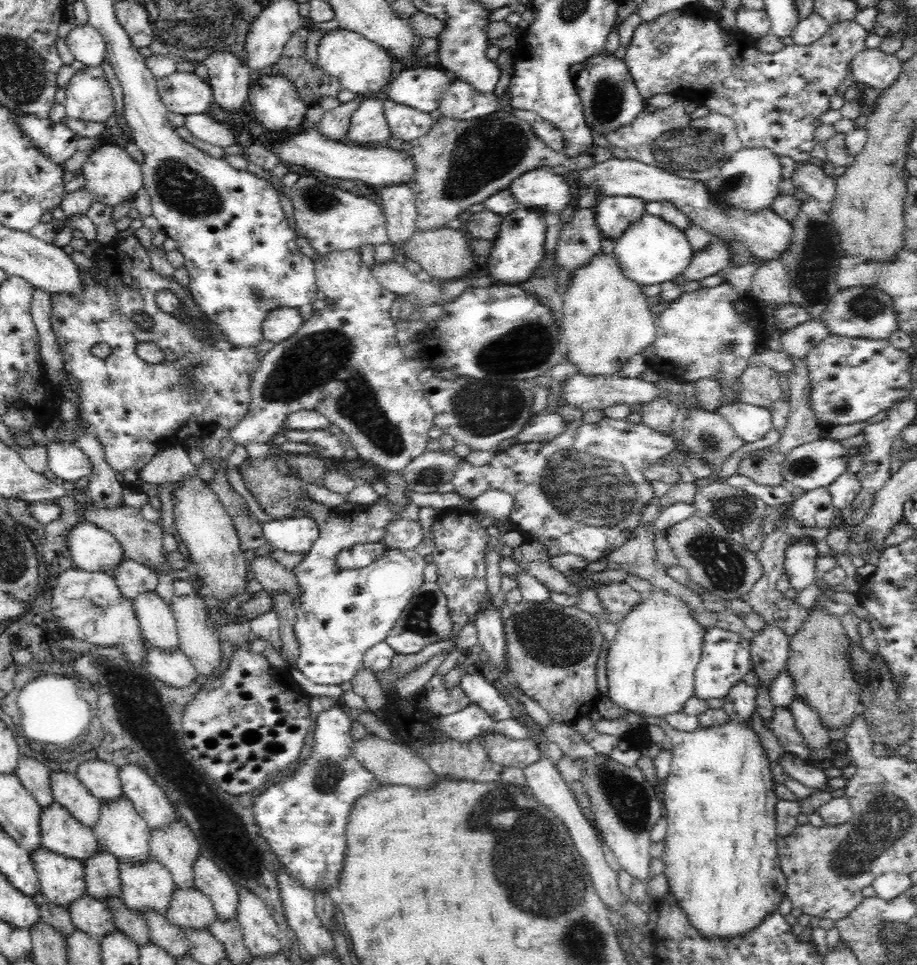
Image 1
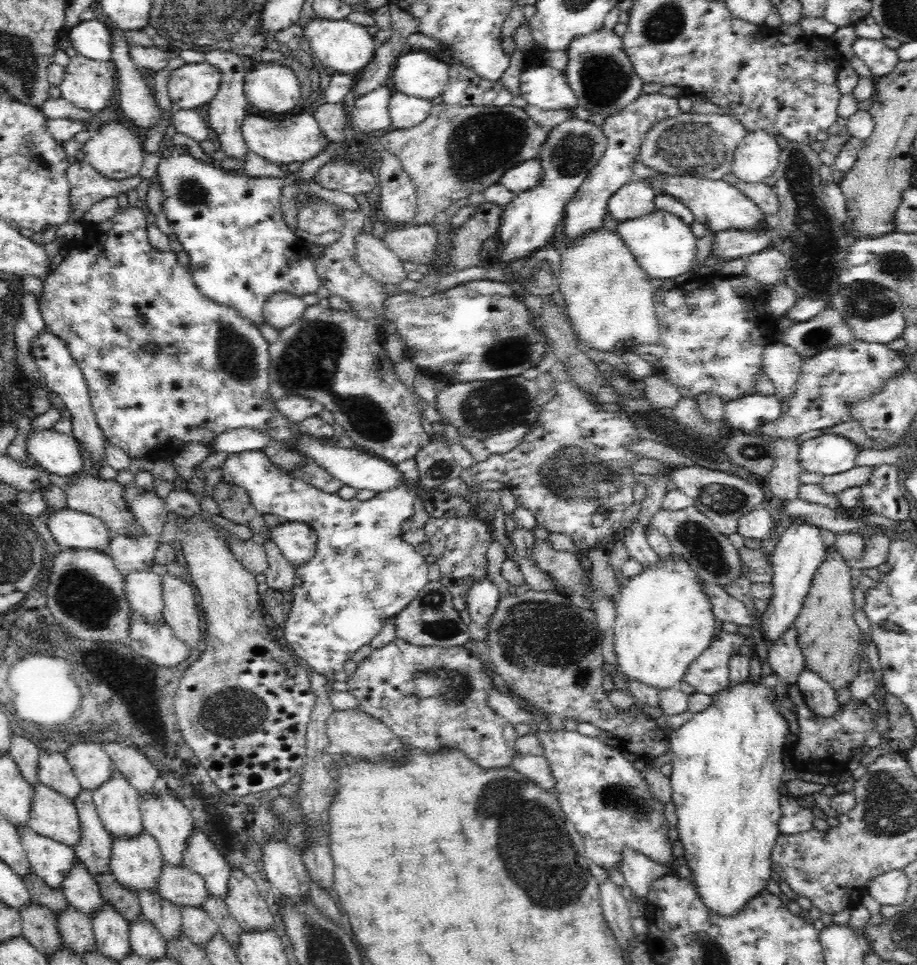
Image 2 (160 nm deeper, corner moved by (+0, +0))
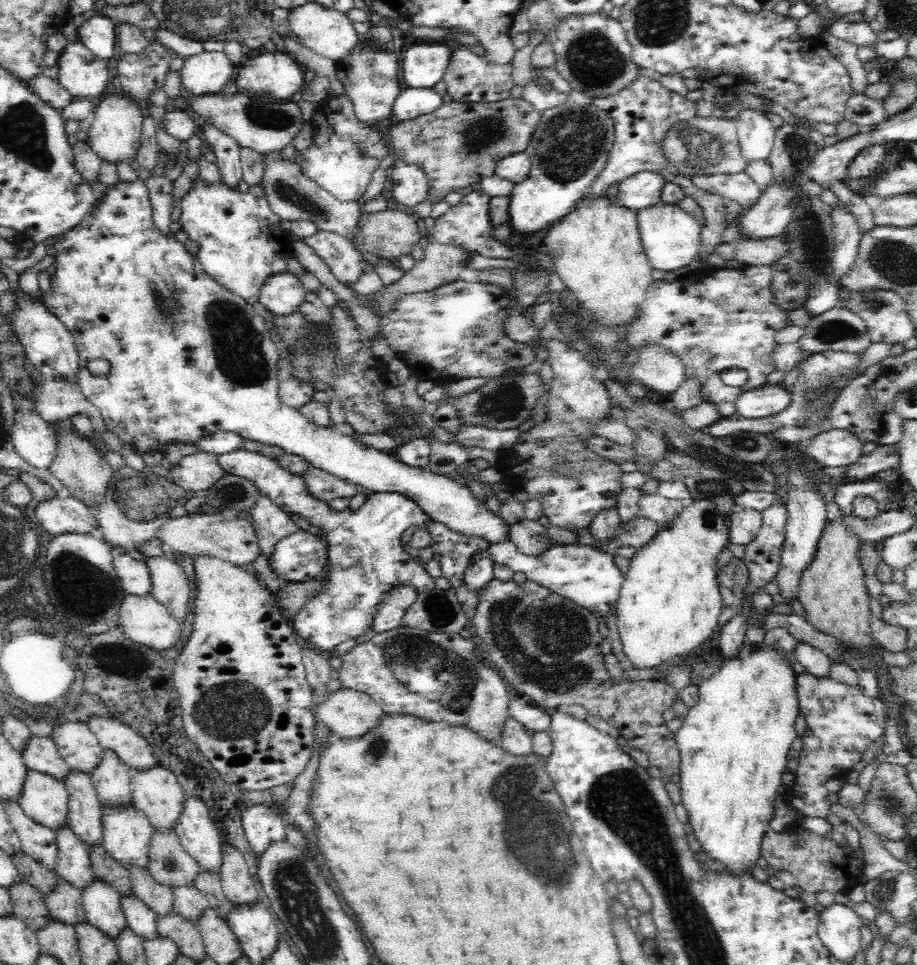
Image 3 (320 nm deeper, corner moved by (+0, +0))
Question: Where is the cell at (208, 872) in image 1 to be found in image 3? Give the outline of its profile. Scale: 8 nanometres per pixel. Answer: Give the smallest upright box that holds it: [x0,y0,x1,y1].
[174,796,223,873]

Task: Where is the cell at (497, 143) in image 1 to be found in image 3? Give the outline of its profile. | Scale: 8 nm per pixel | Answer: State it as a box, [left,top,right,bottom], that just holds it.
[390,98,541,202]

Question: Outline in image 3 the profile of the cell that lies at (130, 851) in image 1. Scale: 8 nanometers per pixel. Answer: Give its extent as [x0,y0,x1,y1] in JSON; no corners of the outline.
[91,749,133,808]

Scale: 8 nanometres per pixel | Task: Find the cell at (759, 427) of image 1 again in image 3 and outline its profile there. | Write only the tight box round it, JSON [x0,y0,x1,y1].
[735,383,791,419]

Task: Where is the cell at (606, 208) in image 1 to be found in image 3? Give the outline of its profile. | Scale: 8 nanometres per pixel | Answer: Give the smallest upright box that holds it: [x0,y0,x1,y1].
[617,171,666,211]

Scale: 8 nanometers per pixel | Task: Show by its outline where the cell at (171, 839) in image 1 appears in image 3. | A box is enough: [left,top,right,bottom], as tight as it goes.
[131,763,186,834]

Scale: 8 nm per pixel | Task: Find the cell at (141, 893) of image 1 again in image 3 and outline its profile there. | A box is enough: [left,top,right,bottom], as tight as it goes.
[102,802,152,867]

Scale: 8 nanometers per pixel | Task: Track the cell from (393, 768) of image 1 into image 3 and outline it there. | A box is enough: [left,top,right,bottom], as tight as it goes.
[317,687,385,740]

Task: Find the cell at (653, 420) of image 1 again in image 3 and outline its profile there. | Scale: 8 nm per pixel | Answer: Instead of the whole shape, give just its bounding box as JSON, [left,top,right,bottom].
[630,344,685,397]

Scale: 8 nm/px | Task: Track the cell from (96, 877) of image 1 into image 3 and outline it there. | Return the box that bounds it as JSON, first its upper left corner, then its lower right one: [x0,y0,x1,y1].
[65,770,103,847]

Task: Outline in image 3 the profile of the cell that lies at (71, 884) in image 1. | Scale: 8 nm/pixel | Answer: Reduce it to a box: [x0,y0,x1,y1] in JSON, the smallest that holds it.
[3,802,59,870]

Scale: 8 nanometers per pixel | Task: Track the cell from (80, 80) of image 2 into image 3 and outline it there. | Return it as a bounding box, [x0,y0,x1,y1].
[57,40,107,103]

